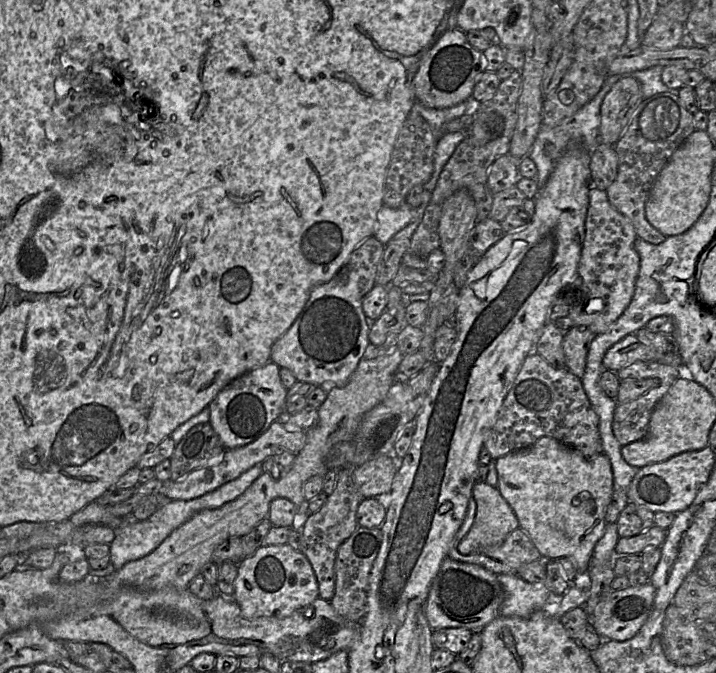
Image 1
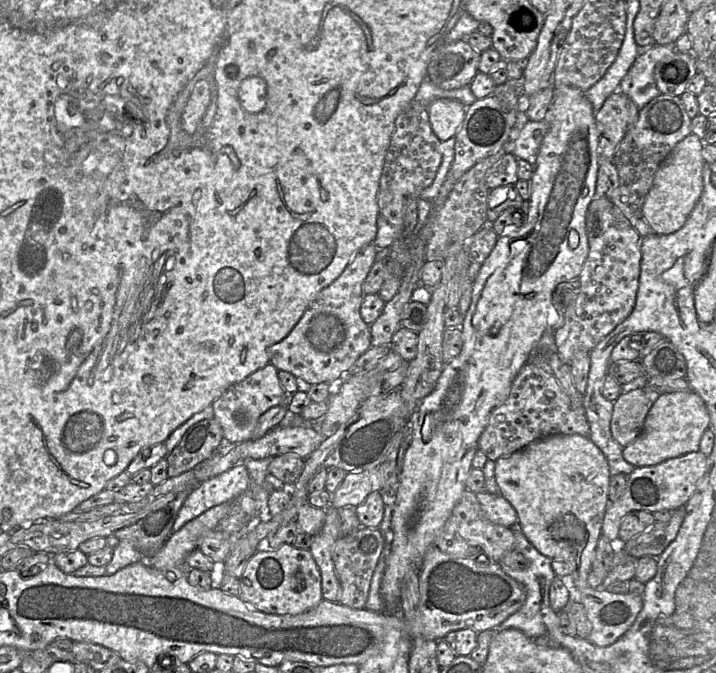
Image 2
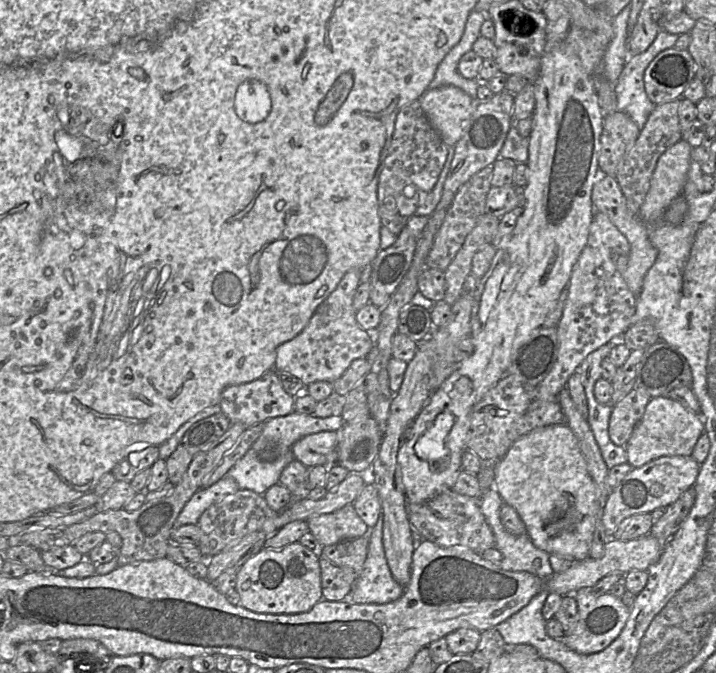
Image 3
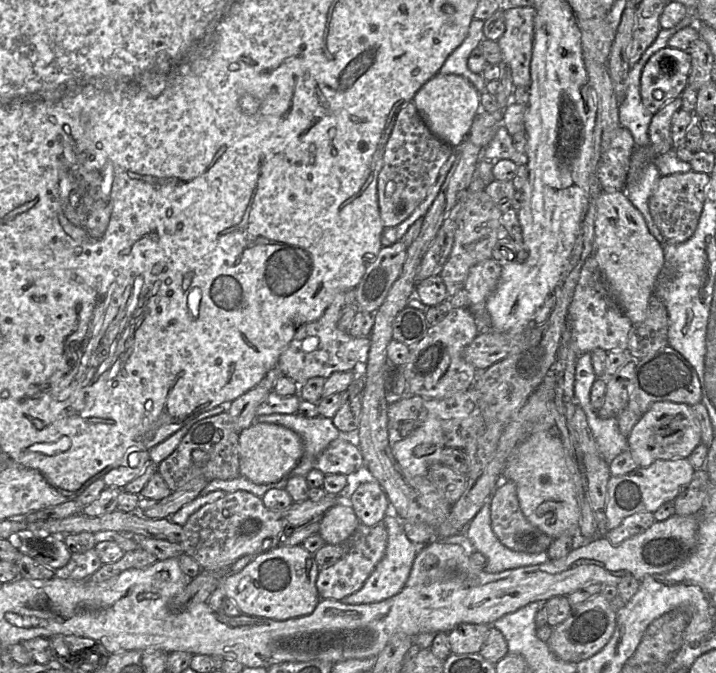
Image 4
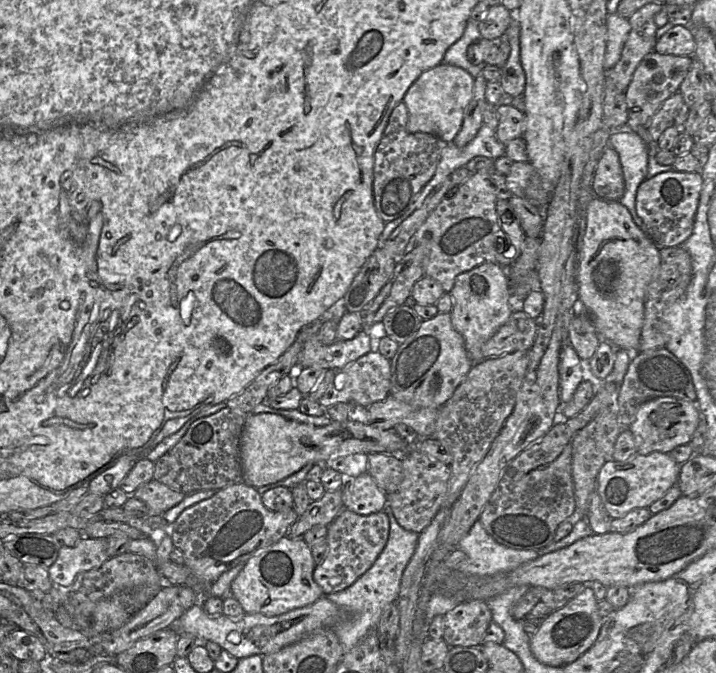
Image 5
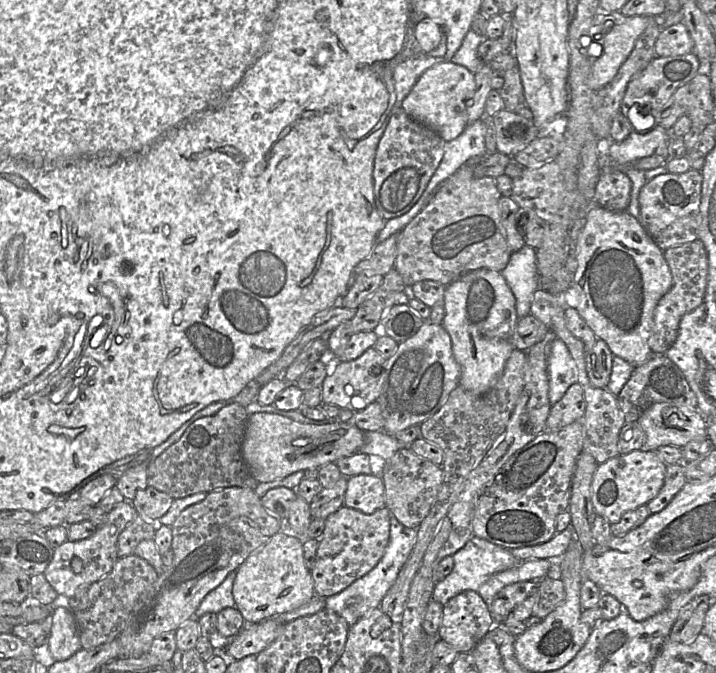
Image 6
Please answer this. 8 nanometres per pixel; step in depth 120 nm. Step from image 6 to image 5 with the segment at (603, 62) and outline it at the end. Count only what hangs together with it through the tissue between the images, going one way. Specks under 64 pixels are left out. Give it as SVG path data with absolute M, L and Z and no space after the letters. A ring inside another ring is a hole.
M618 13L607 15L607 46L604 58L604 69L612 69L621 58L622 50L631 30L627 18Z

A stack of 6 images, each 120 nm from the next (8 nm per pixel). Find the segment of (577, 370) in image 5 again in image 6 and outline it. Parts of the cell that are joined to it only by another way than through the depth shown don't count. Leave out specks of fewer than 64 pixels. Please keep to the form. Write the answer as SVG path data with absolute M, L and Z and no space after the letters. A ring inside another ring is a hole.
M554 337L550 344L548 355L549 392L551 405L558 402L567 389L578 383L578 372L575 361L566 344Z

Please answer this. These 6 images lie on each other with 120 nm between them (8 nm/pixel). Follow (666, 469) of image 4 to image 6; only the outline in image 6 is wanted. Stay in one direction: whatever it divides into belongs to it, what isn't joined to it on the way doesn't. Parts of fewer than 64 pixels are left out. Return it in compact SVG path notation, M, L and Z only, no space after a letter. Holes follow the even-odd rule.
M634 450L619 454L598 465L591 485L591 497L596 515L605 518L610 524L620 521L624 513L646 505L661 490L667 465L655 451Z

